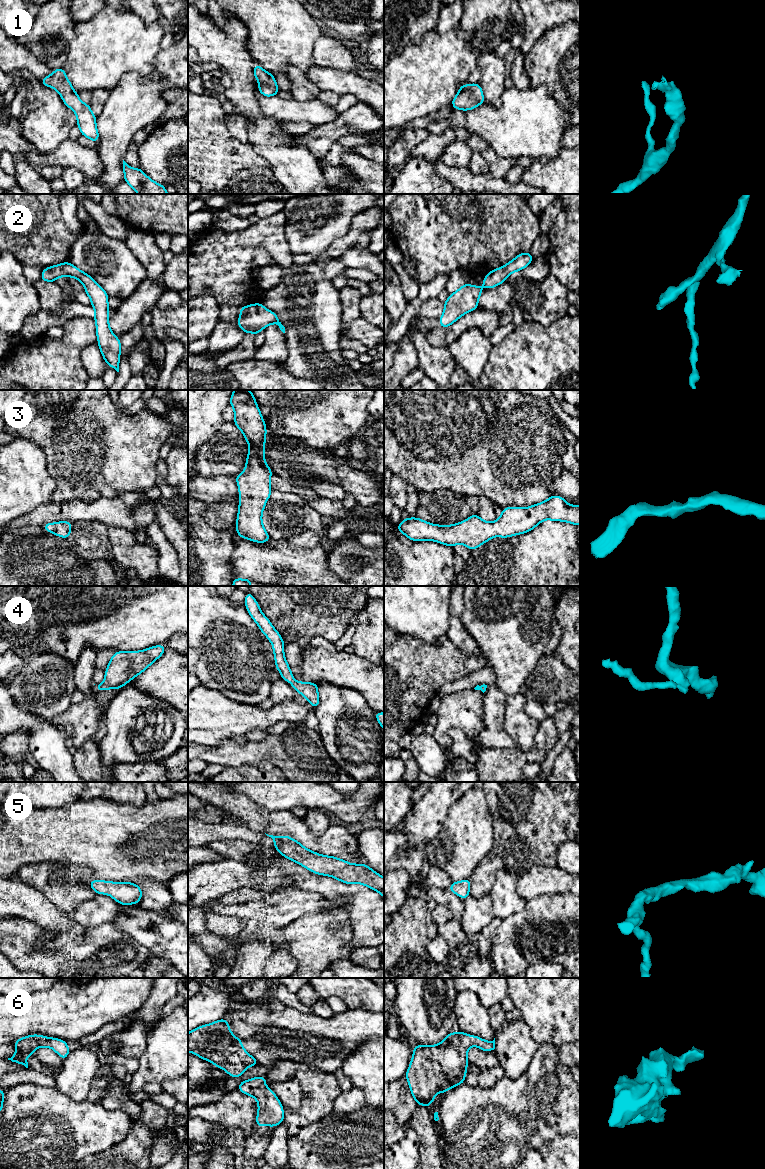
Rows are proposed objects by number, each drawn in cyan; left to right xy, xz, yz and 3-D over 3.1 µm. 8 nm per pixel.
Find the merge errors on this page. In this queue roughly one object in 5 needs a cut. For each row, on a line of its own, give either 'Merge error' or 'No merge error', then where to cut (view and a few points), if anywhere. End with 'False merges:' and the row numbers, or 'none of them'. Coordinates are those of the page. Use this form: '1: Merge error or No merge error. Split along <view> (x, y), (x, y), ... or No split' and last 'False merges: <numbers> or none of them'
1: No merge error. No split
2: No merge error. No split
3: No merge error. No split
4: No merge error. No split
5: No merge error. No split
6: No merge error. No split
False merges: none of them

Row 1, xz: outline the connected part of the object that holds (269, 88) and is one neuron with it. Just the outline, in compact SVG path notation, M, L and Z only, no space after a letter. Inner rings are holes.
M255 64L253 70L256 80L259 82L258 90L265 97L277 95L280 89L277 86L275 77L265 71L260 65Z

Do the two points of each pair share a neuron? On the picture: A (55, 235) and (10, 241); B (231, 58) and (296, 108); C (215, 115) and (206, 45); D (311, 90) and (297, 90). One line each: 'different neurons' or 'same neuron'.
A: same neuron
B: different neurons
C: different neurons
D: same neuron

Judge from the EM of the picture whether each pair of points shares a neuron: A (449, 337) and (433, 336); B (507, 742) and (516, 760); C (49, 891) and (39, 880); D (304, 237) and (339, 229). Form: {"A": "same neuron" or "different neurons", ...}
{"A": "same neuron", "B": "different neurons", "C": "same neuron", "D": "same neuron"}

